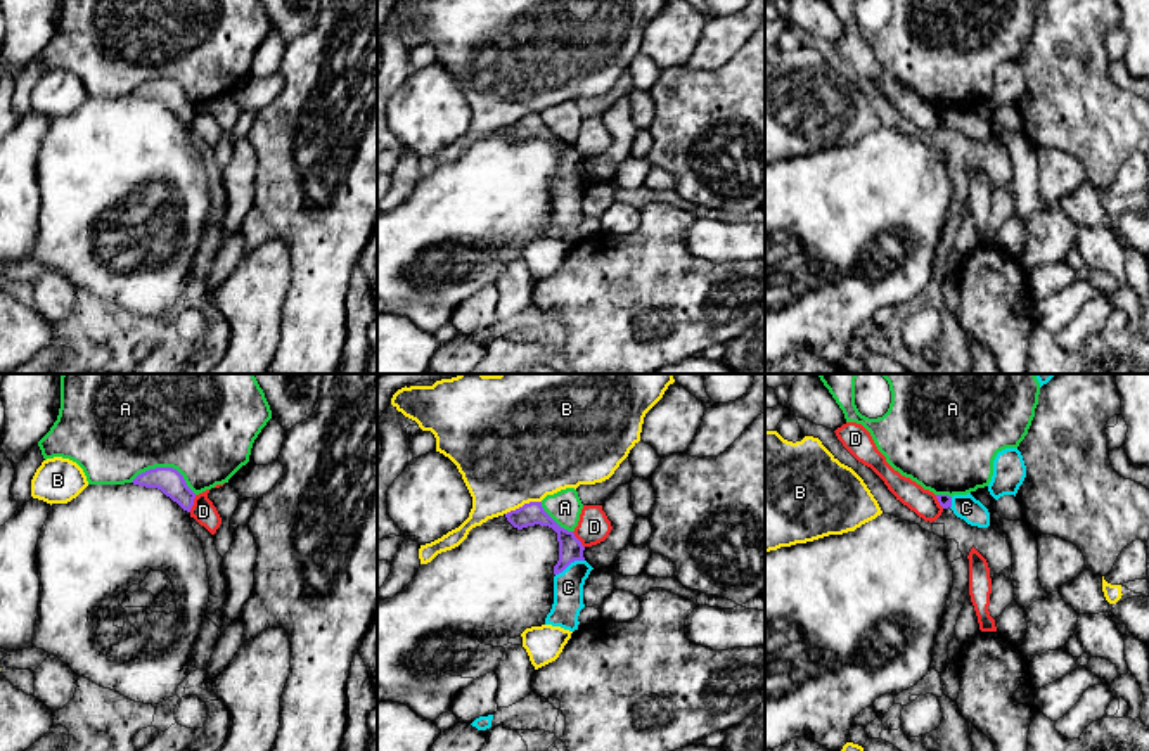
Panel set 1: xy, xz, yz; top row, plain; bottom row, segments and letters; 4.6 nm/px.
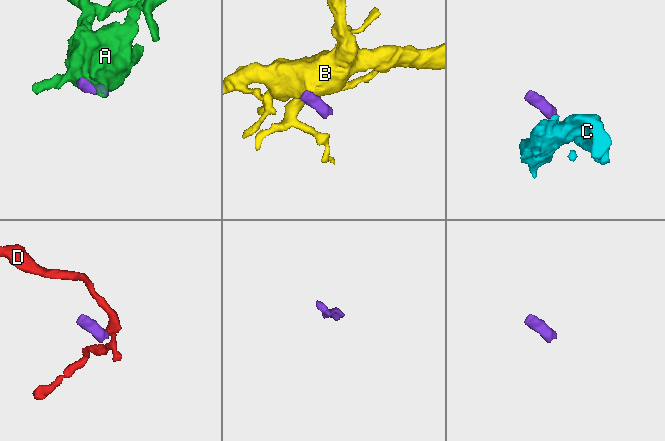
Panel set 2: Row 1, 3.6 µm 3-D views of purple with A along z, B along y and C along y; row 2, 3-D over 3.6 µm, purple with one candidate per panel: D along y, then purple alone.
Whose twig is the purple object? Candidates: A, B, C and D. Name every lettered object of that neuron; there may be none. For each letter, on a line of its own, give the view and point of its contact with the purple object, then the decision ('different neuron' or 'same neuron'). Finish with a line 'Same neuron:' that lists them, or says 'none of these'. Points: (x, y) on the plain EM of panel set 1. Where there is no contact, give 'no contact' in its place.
A: xy (165, 80) | different neuron
B: xz (525, 116) | different neuron
C: xz (570, 175) | same neuron
D: xy (192, 116) | different neuron
Same neuron: C

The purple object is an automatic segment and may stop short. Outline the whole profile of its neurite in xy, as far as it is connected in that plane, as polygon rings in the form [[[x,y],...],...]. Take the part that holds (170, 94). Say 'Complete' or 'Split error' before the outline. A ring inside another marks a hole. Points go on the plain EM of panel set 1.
Complete. [[[156,80],[138,87],[133,97],[157,100],[183,123],[190,125],[196,106],[187,99],[183,88],[173,80]]]

